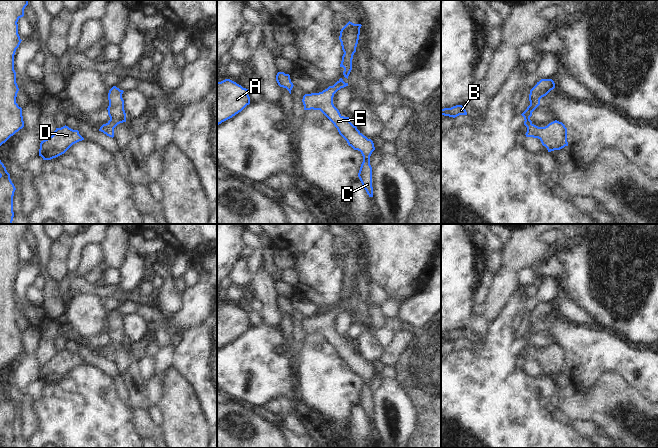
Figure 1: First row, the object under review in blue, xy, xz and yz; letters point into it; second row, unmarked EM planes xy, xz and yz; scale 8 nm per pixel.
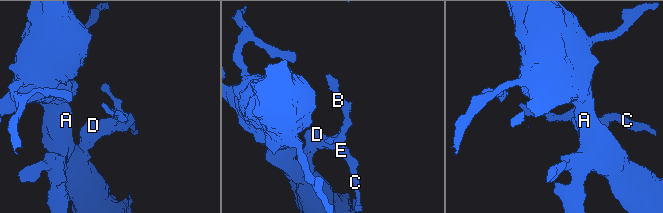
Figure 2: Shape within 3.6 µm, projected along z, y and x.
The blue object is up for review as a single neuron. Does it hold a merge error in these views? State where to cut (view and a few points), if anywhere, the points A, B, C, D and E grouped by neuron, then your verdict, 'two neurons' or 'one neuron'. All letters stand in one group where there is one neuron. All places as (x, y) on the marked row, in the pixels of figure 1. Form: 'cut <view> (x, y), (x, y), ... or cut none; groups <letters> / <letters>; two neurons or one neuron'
cut none; groups A B C D E; one neuron

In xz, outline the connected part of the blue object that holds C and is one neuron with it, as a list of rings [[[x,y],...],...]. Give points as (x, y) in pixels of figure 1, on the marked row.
[[[340,78],[333,86],[329,86],[322,92],[305,94],[302,102],[304,110],[320,110],[334,124],[339,134],[347,141],[348,145],[354,150],[361,152],[363,162],[358,177],[369,197],[373,197],[370,156],[375,150],[374,143],[350,122],[349,117],[342,116],[333,104],[334,94],[346,86],[348,86],[348,83],[345,83],[343,79]]]

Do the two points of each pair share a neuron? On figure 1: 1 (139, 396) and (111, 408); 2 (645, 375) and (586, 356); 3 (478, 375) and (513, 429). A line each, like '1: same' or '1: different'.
1: different
2: same
3: same

